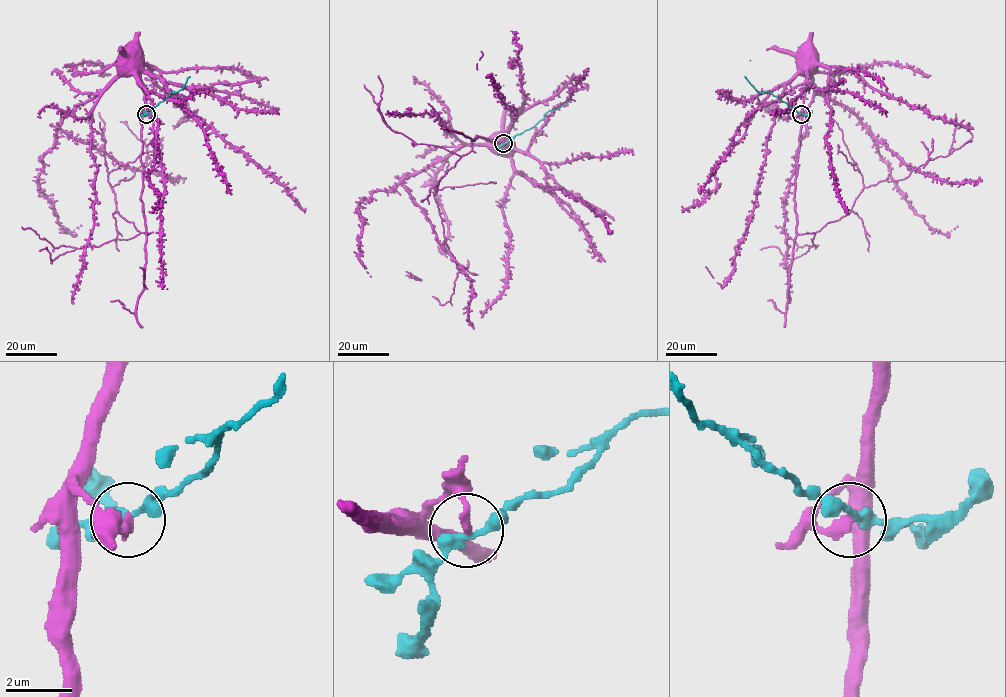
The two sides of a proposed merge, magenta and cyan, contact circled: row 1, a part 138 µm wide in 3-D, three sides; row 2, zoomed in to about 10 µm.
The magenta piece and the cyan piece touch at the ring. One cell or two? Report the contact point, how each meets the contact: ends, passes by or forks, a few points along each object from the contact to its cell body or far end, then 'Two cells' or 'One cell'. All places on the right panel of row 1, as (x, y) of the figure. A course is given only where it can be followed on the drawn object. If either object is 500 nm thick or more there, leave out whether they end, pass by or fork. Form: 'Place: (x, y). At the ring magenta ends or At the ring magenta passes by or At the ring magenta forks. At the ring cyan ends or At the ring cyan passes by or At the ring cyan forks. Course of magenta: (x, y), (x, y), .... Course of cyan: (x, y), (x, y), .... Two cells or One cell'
Place: (801, 114). At the ring magenta ends. At the ring cyan passes by. Course of magenta: (801, 114), (798, 114), (803, 100), (809, 49). Course of cyan: (801, 114), (769, 92), (757, 91), (744, 76). Two cells

